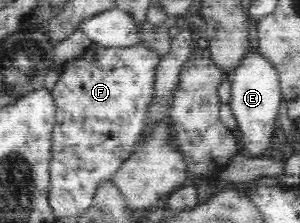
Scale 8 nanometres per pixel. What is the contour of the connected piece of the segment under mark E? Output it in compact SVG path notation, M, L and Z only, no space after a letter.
M249 52L239 67L235 69L230 87L229 105L238 124L237 131L241 131L243 143L251 151L249 155L259 155L261 151L267 149L273 137L275 119L279 113L280 102L284 99L280 92L279 74L261 53Z

